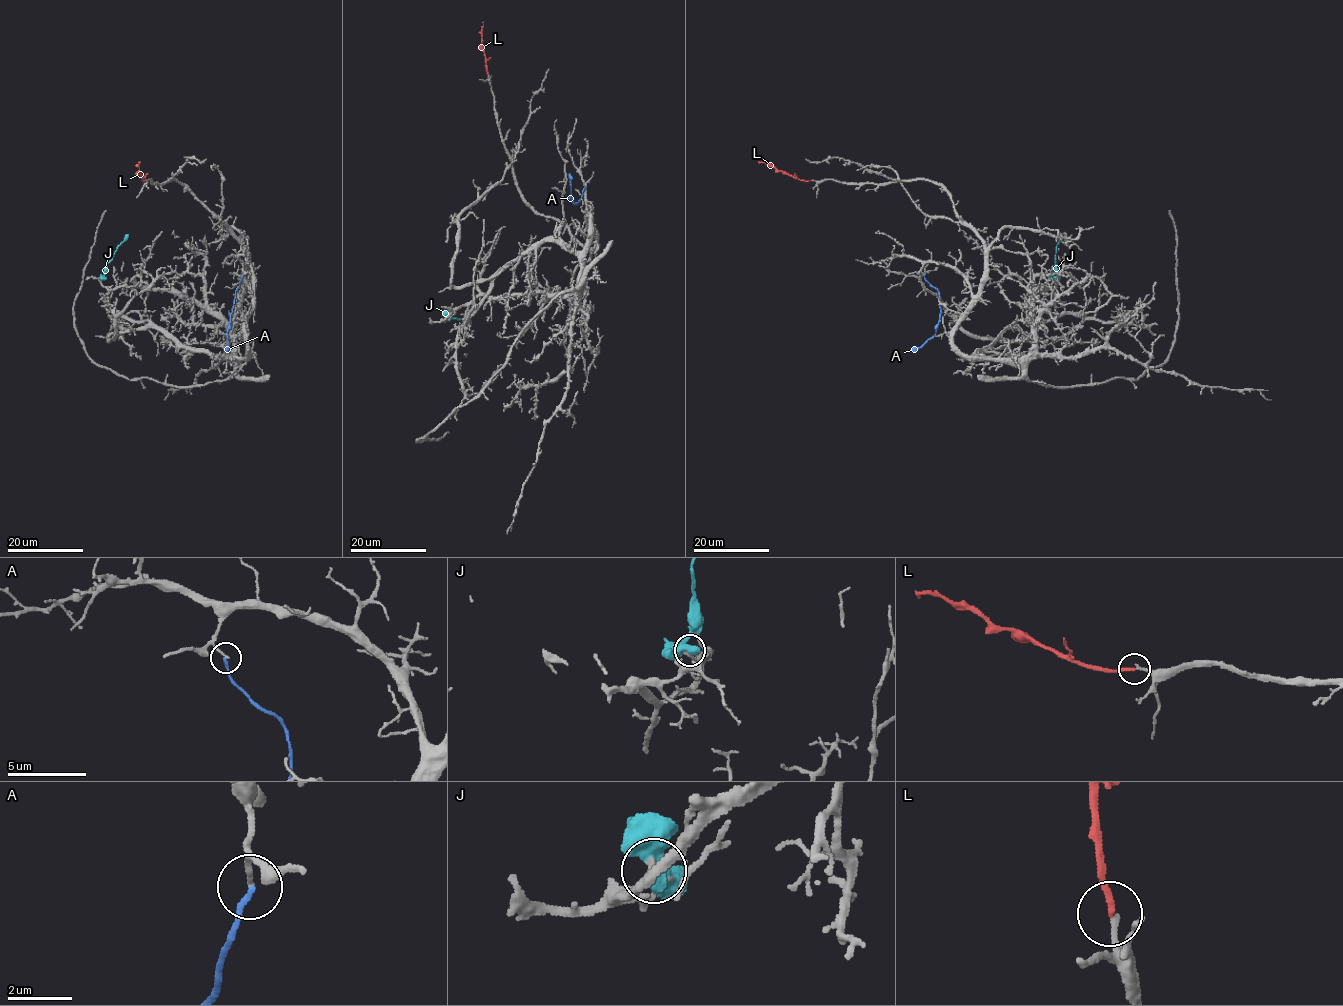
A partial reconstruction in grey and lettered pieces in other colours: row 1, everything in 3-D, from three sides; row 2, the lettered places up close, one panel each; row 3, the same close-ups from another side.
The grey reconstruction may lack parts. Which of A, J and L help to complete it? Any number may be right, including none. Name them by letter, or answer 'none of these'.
L

